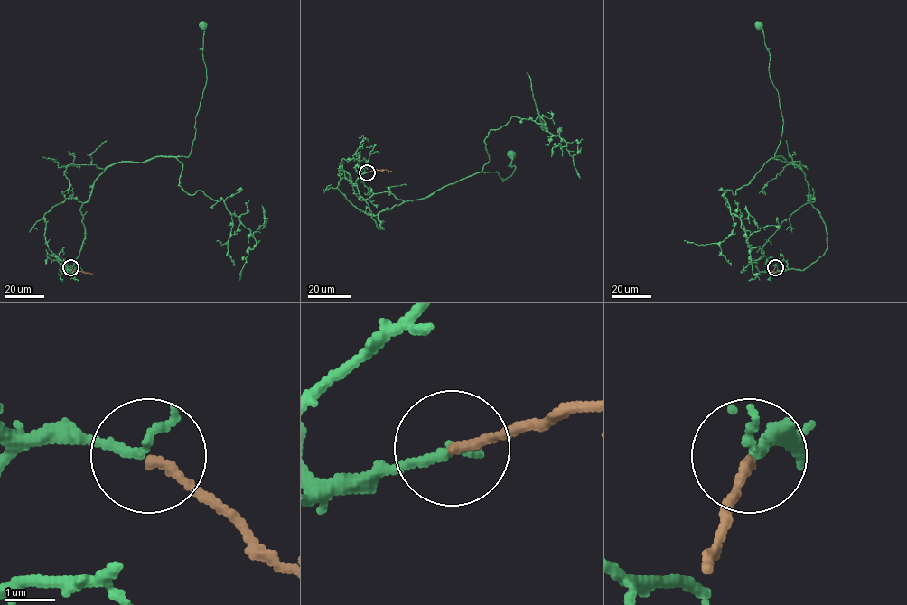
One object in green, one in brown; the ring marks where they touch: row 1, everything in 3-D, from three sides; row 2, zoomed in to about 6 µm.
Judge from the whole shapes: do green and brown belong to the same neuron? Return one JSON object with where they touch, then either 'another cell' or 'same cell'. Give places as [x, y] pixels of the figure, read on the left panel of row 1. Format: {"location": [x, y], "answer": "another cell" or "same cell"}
{"location": [70, 267], "answer": "same cell"}

